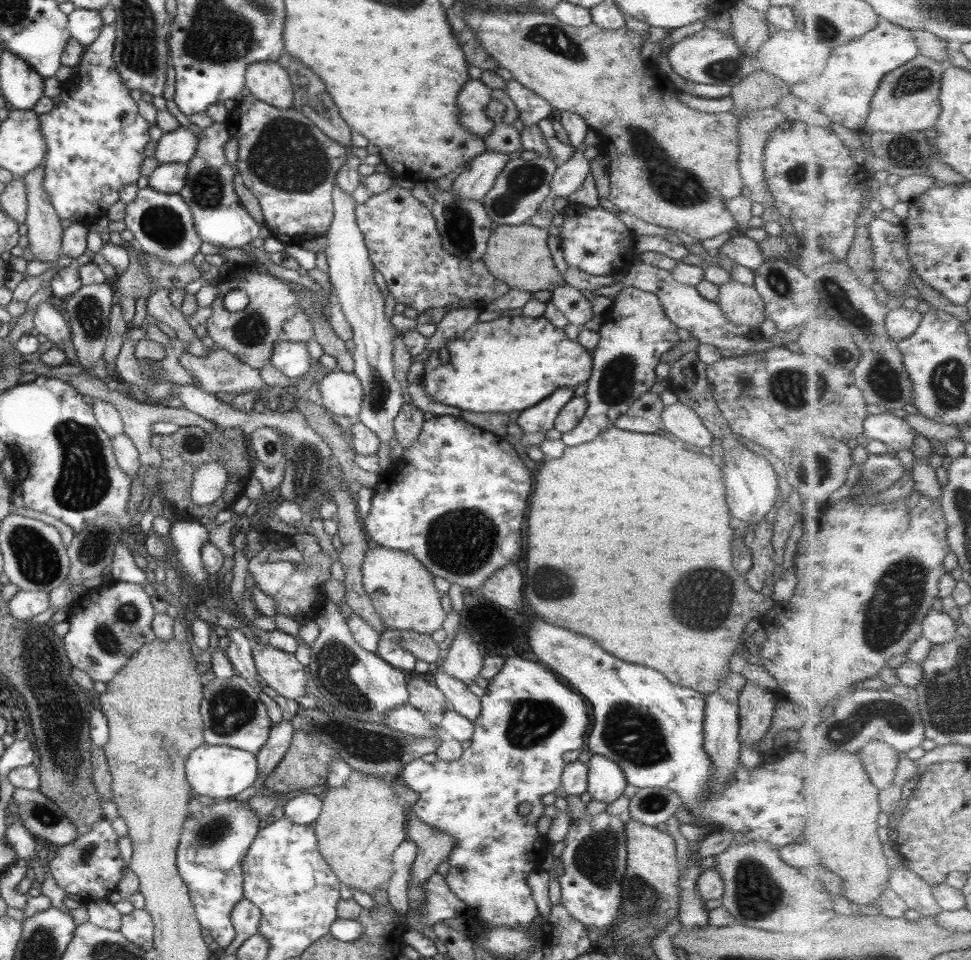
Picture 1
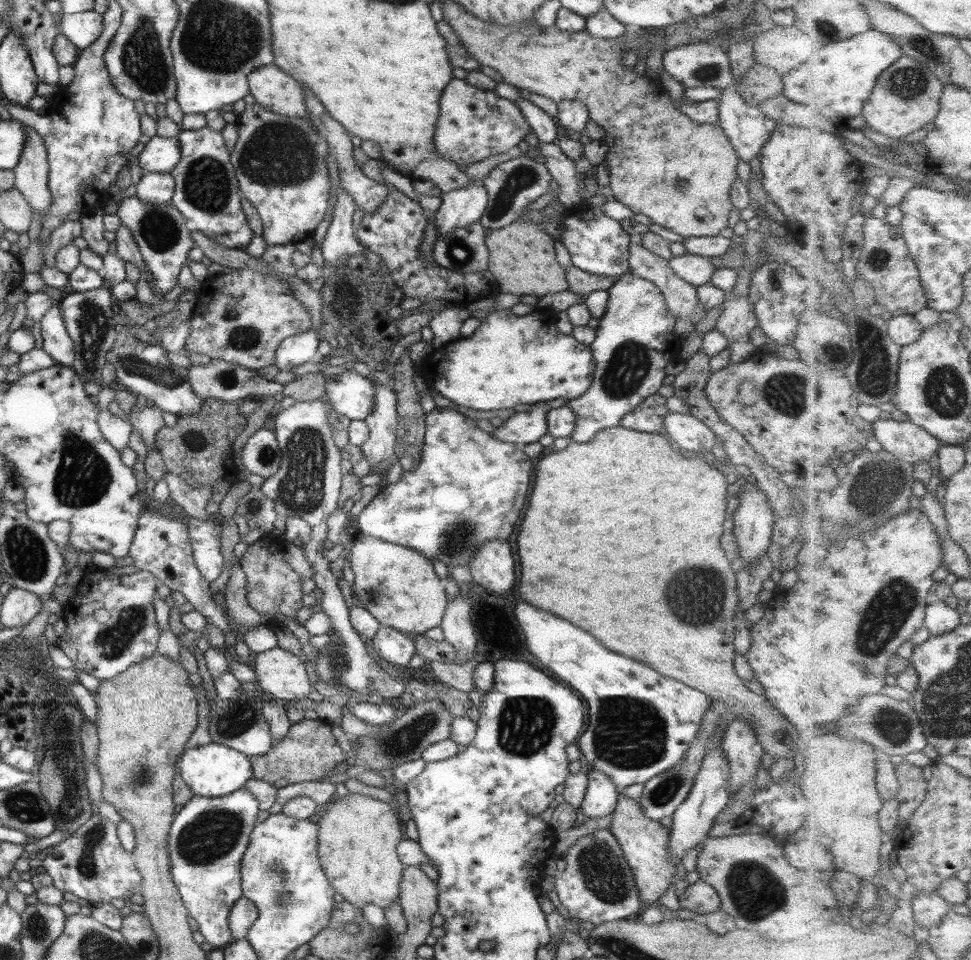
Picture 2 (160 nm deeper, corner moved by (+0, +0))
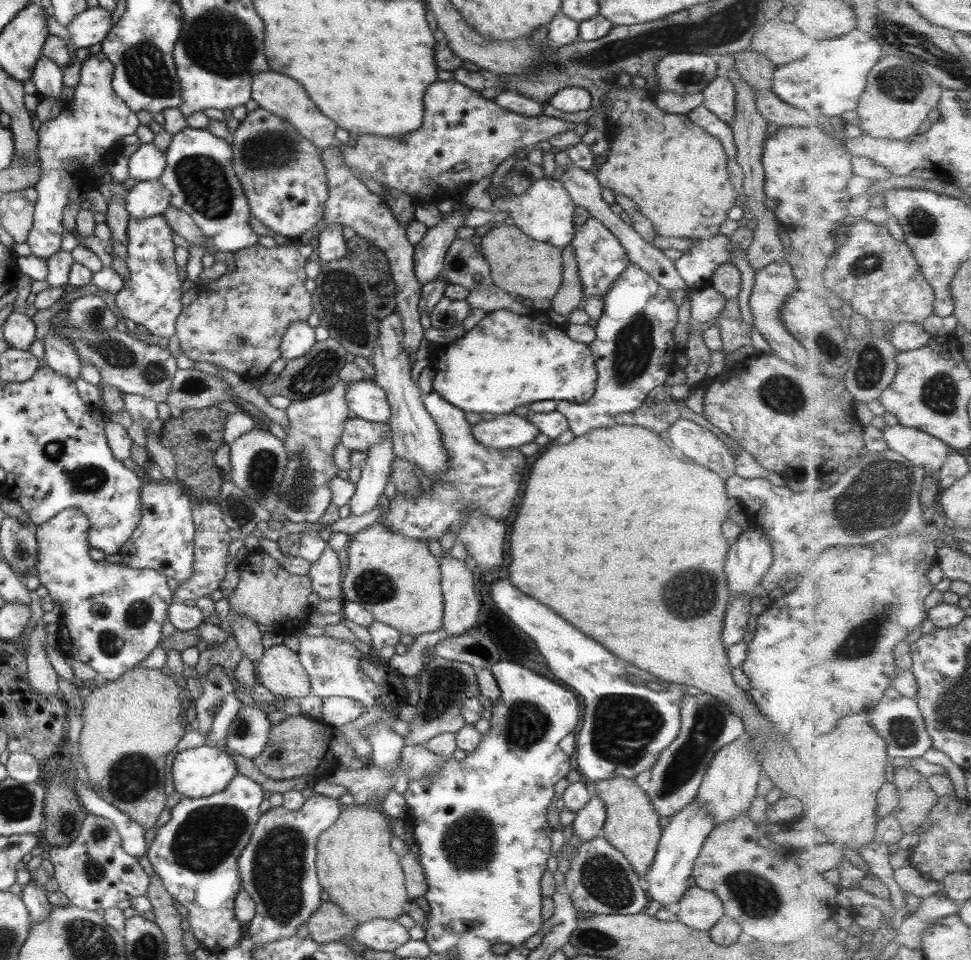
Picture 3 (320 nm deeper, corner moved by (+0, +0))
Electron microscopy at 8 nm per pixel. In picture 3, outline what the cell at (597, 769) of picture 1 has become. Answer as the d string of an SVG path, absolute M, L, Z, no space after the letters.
M591 793L588 803L579 812L575 813L571 823L572 834L578 840L587 841L600 836L602 824L605 820L605 811L602 802Z

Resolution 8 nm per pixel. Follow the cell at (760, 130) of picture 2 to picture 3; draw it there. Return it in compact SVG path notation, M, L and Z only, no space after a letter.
M725 72L715 75L709 84L700 92L701 106L714 114L725 126L734 115L734 86L725 76Z

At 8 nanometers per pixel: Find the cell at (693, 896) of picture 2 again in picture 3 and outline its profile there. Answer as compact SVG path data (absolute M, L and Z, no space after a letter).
M696 886L689 887L683 893L674 911L676 920L681 924L693 930L705 931L708 931L717 920L725 915L717 895Z

